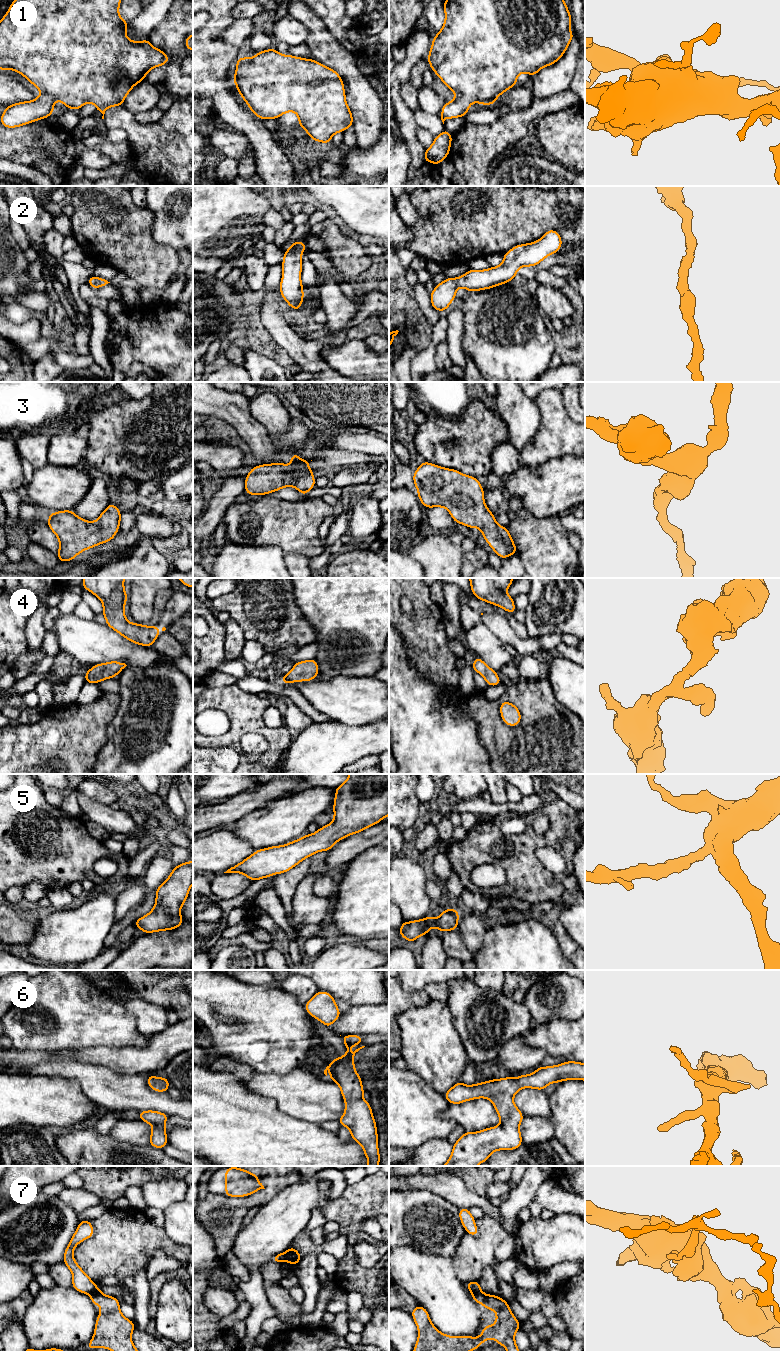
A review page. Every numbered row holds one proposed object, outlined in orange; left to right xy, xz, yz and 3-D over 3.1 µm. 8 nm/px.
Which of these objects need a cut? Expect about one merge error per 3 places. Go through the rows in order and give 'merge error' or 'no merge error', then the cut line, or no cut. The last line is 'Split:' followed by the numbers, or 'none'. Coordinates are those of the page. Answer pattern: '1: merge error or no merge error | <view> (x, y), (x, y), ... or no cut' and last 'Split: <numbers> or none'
1: no merge error | no cut
2: no merge error | no cut
3: no merge error | no cut
4: no merge error | no cut
5: no merge error | no cut
6: no merge error | no cut
7: merge error | xz (288, 1250), (283, 1260)
Split: 7

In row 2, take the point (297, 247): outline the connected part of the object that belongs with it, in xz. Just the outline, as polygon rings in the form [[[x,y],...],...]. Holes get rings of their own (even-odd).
[[[301,240],[294,242],[285,251],[283,262],[281,264],[283,274],[279,284],[280,295],[285,299],[285,302],[287,302],[291,308],[297,310],[298,312],[304,298],[304,286],[301,283],[301,253],[306,249],[308,249],[307,245]]]

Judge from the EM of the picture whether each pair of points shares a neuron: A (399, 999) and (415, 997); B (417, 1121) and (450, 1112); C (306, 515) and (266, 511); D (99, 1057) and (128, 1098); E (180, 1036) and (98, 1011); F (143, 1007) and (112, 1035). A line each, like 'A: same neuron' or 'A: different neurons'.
A: same neuron
B: different neurons
C: same neuron
D: different neurons
E: different neurons
F: different neurons

